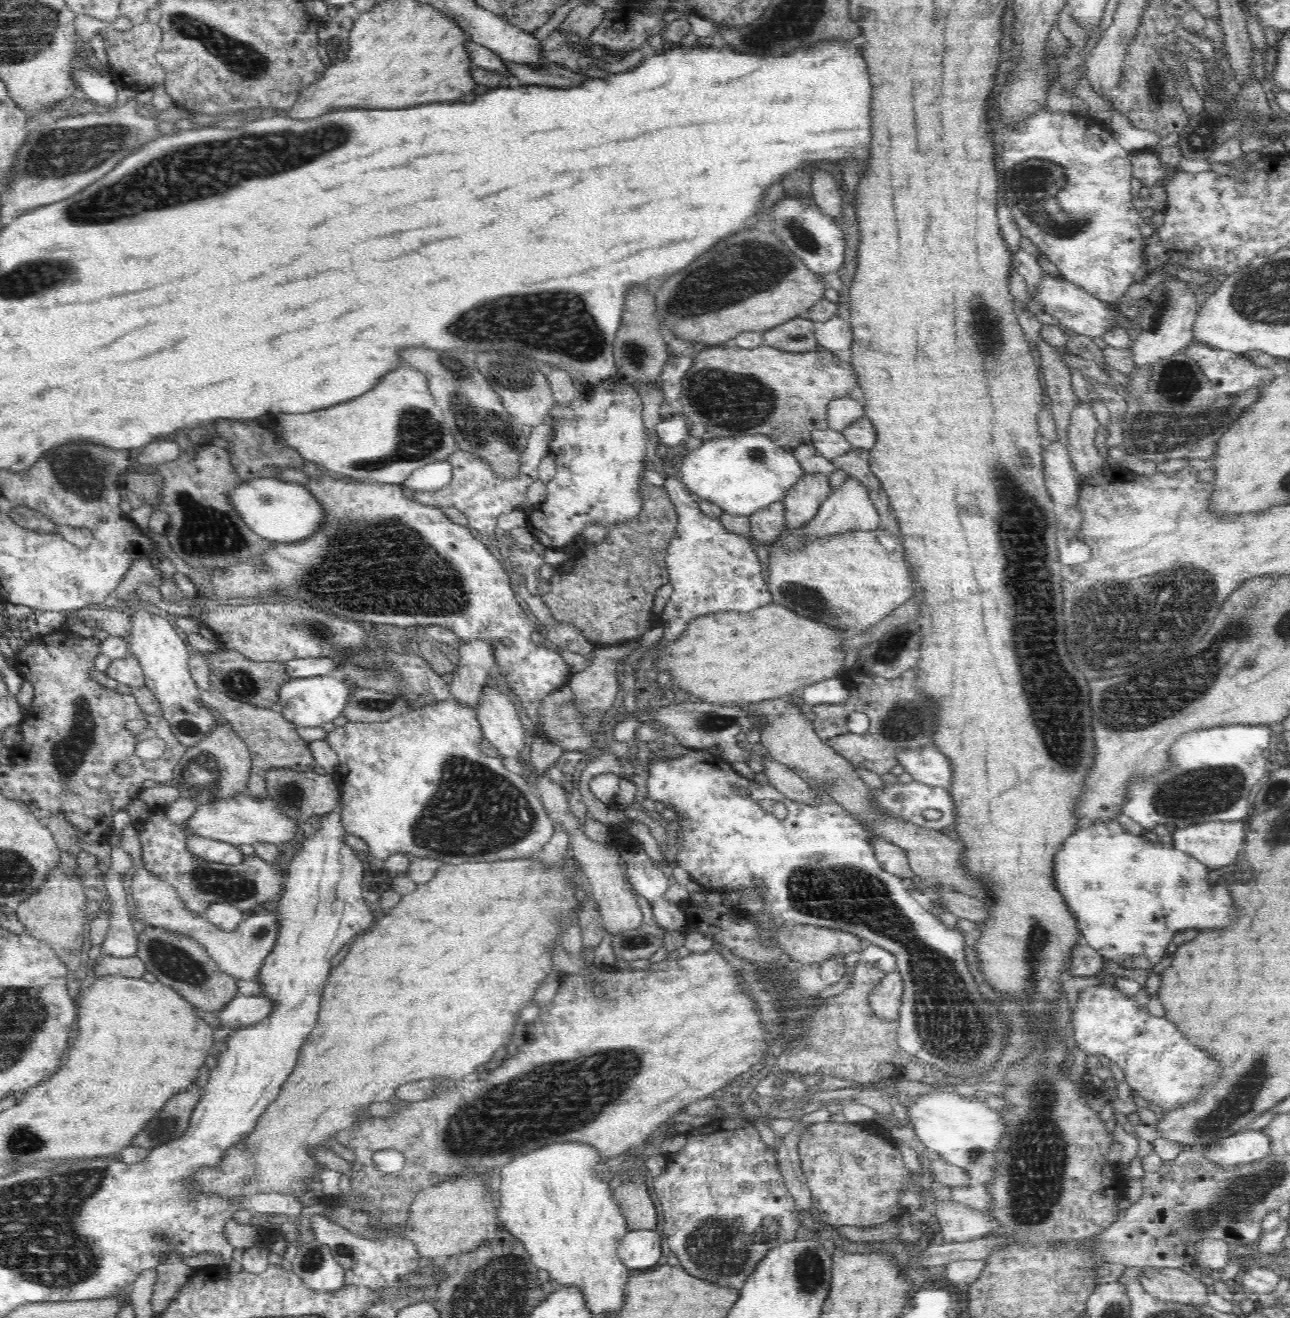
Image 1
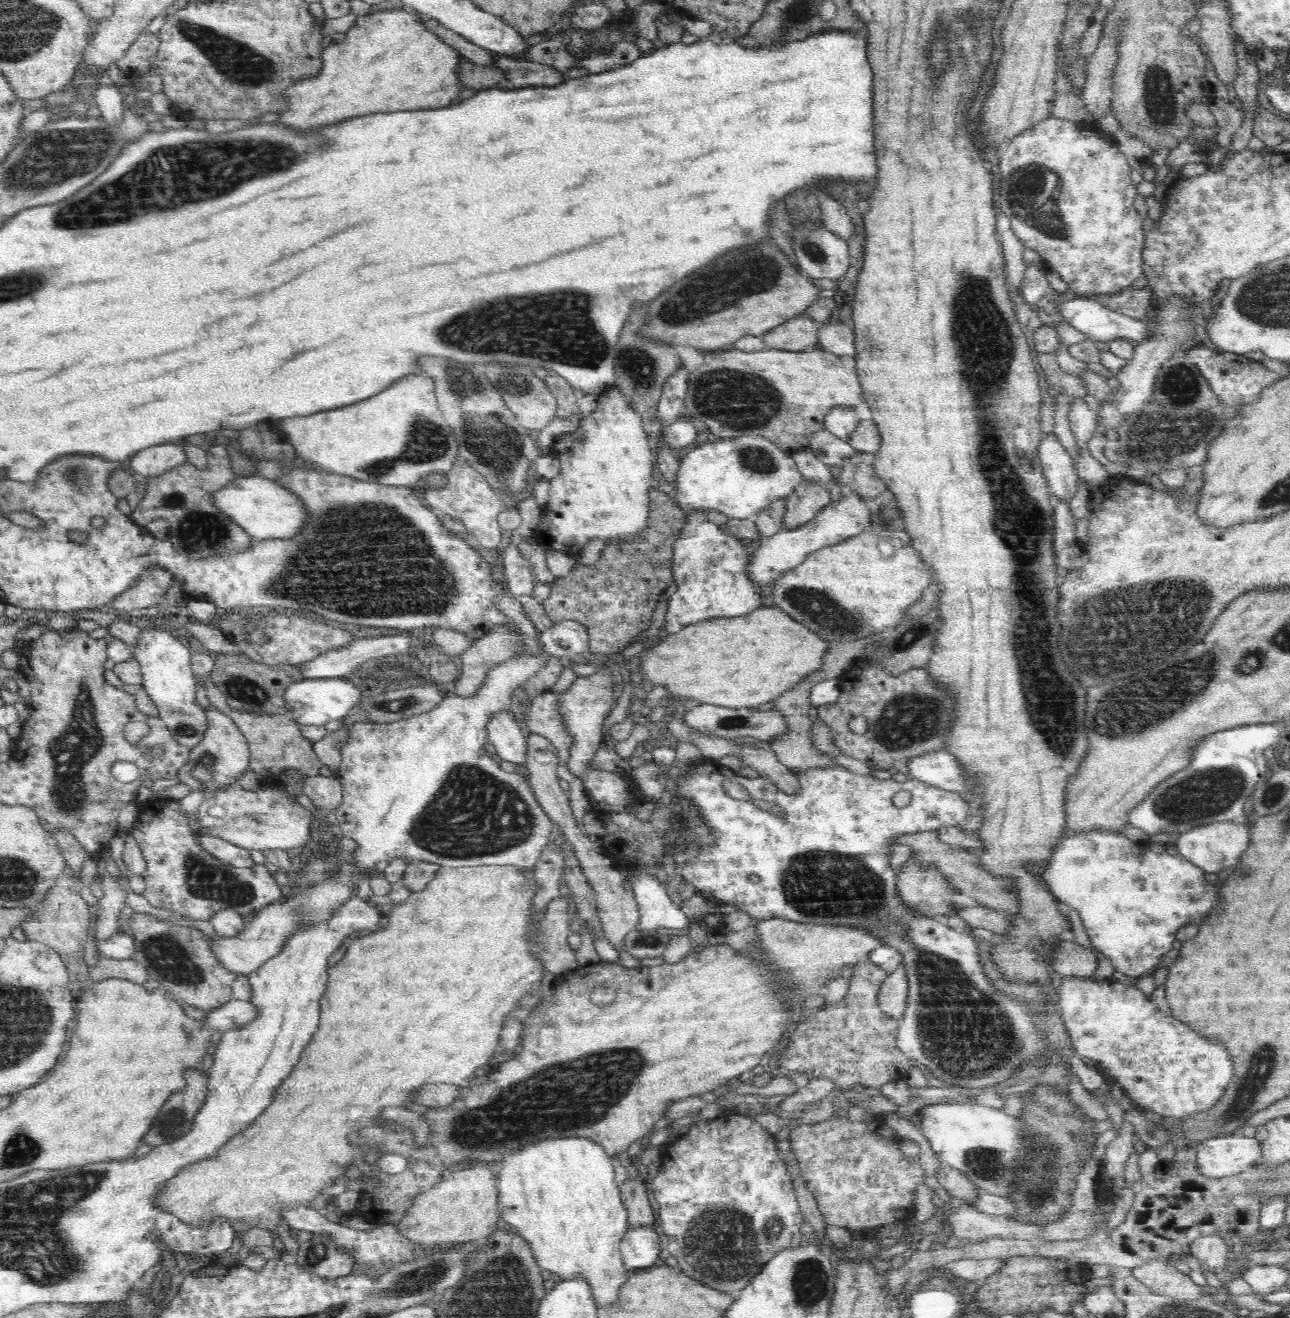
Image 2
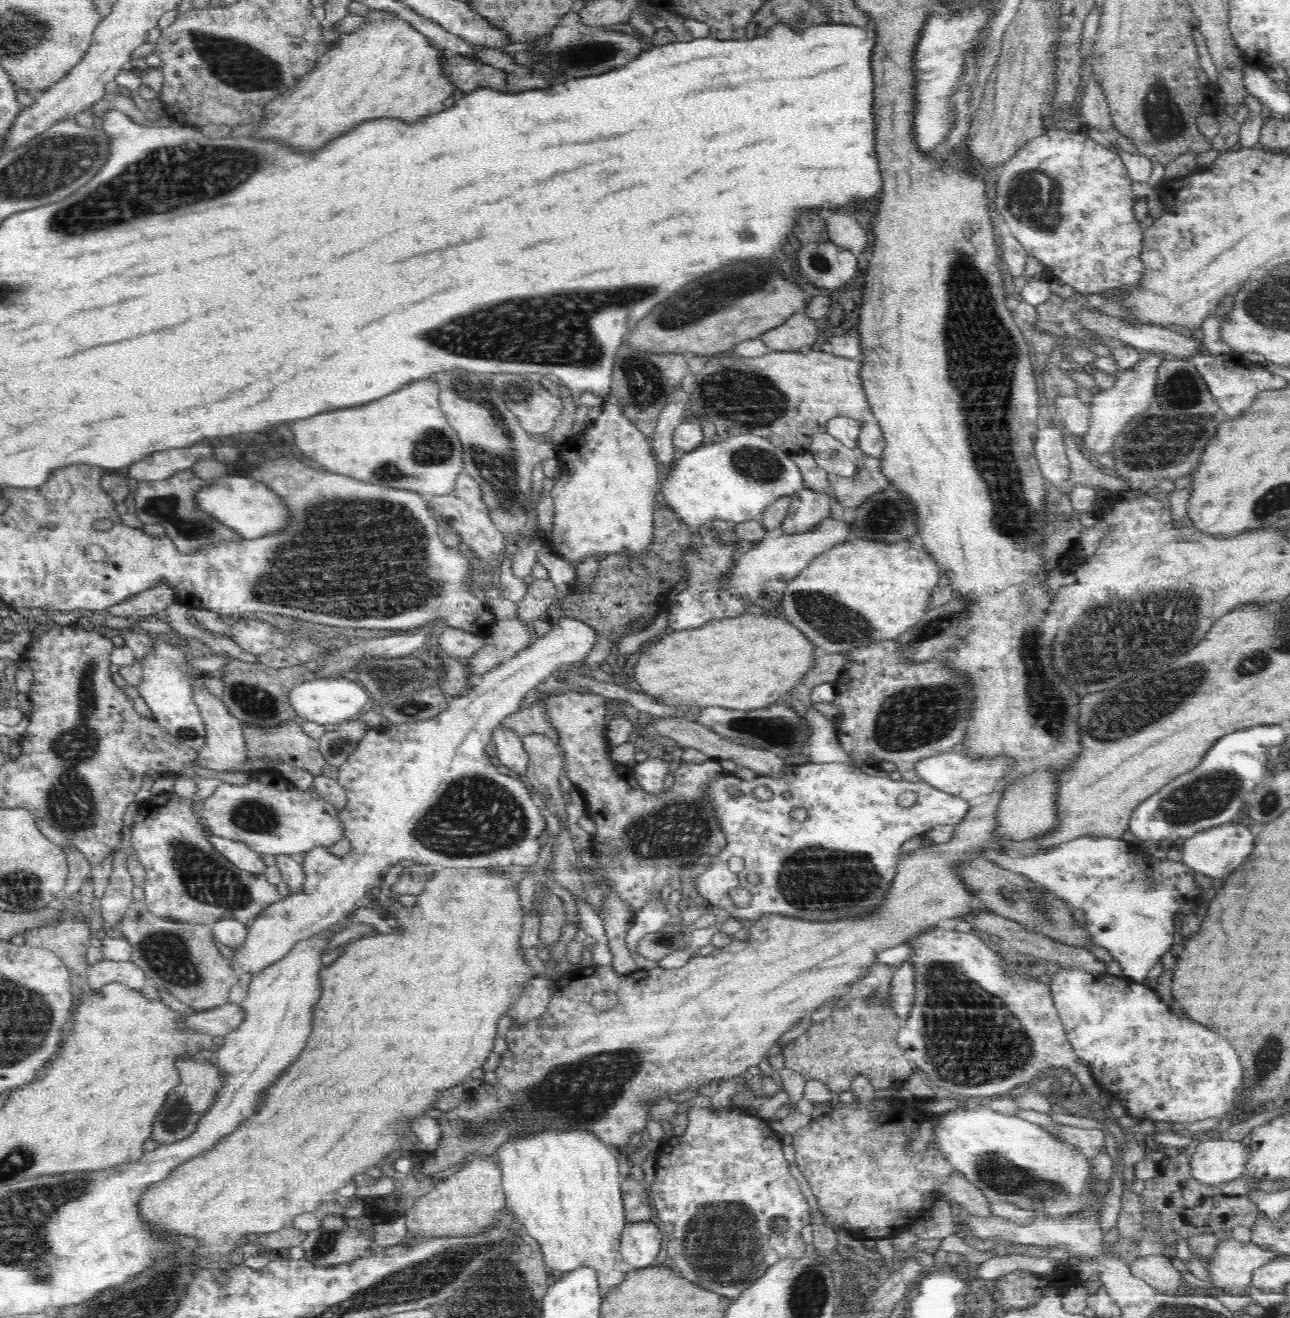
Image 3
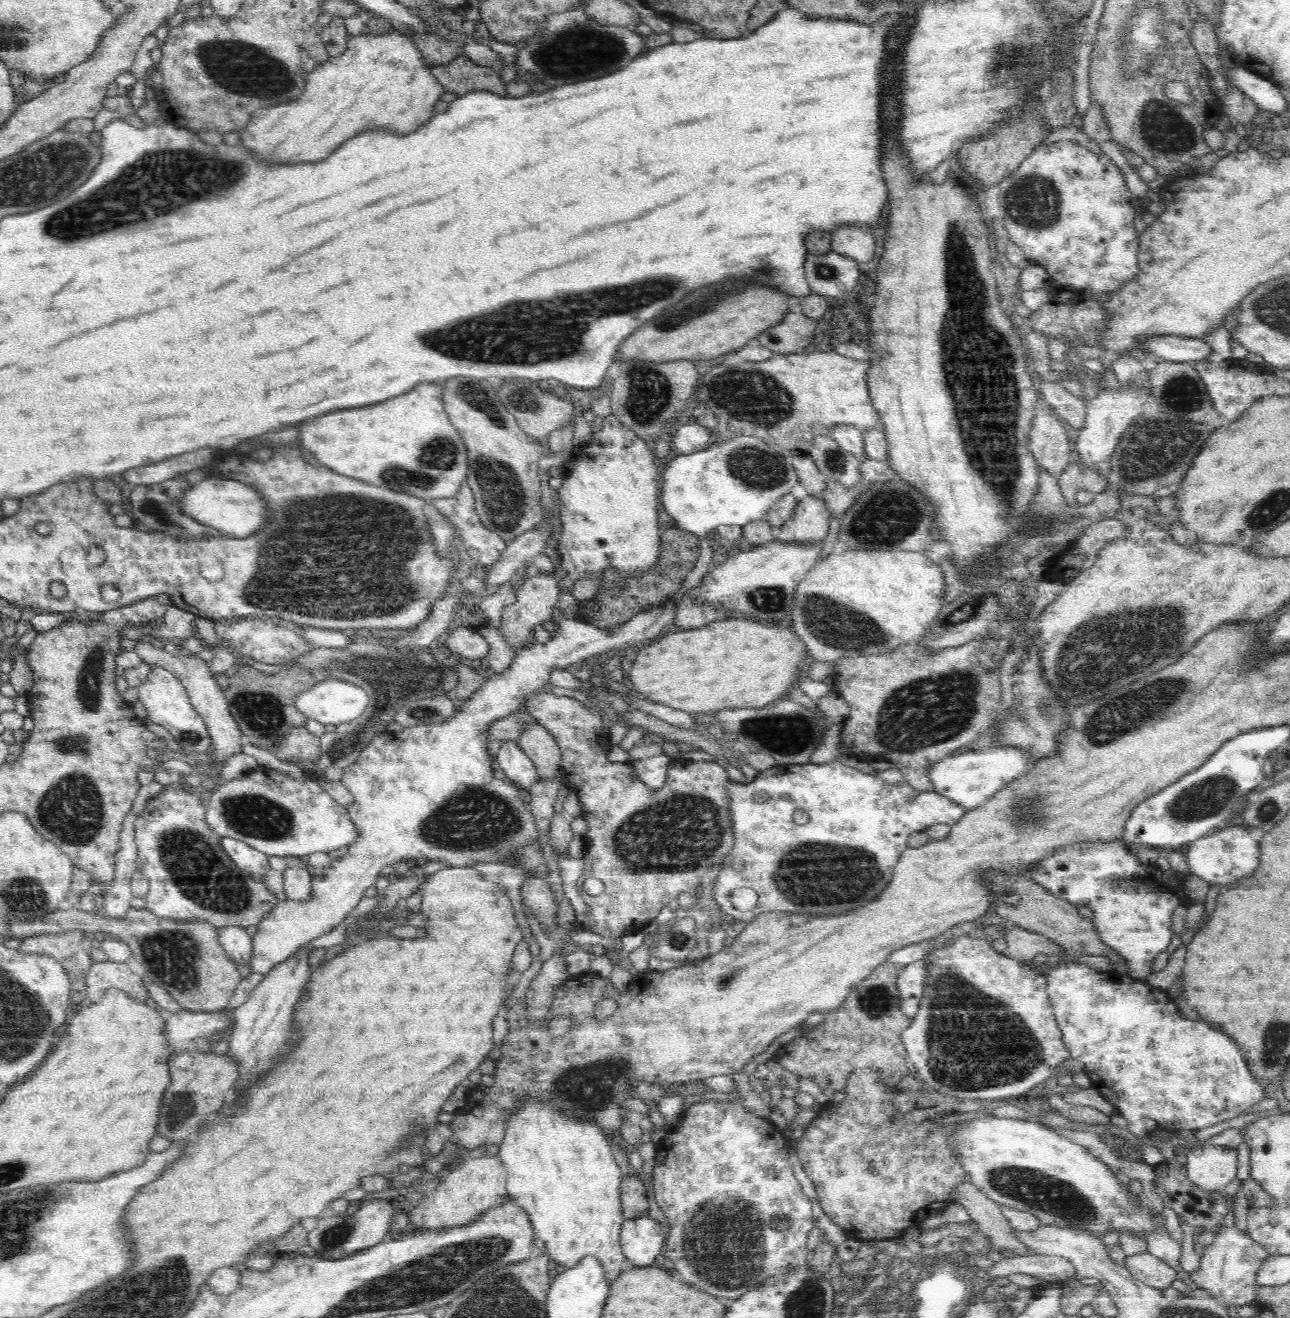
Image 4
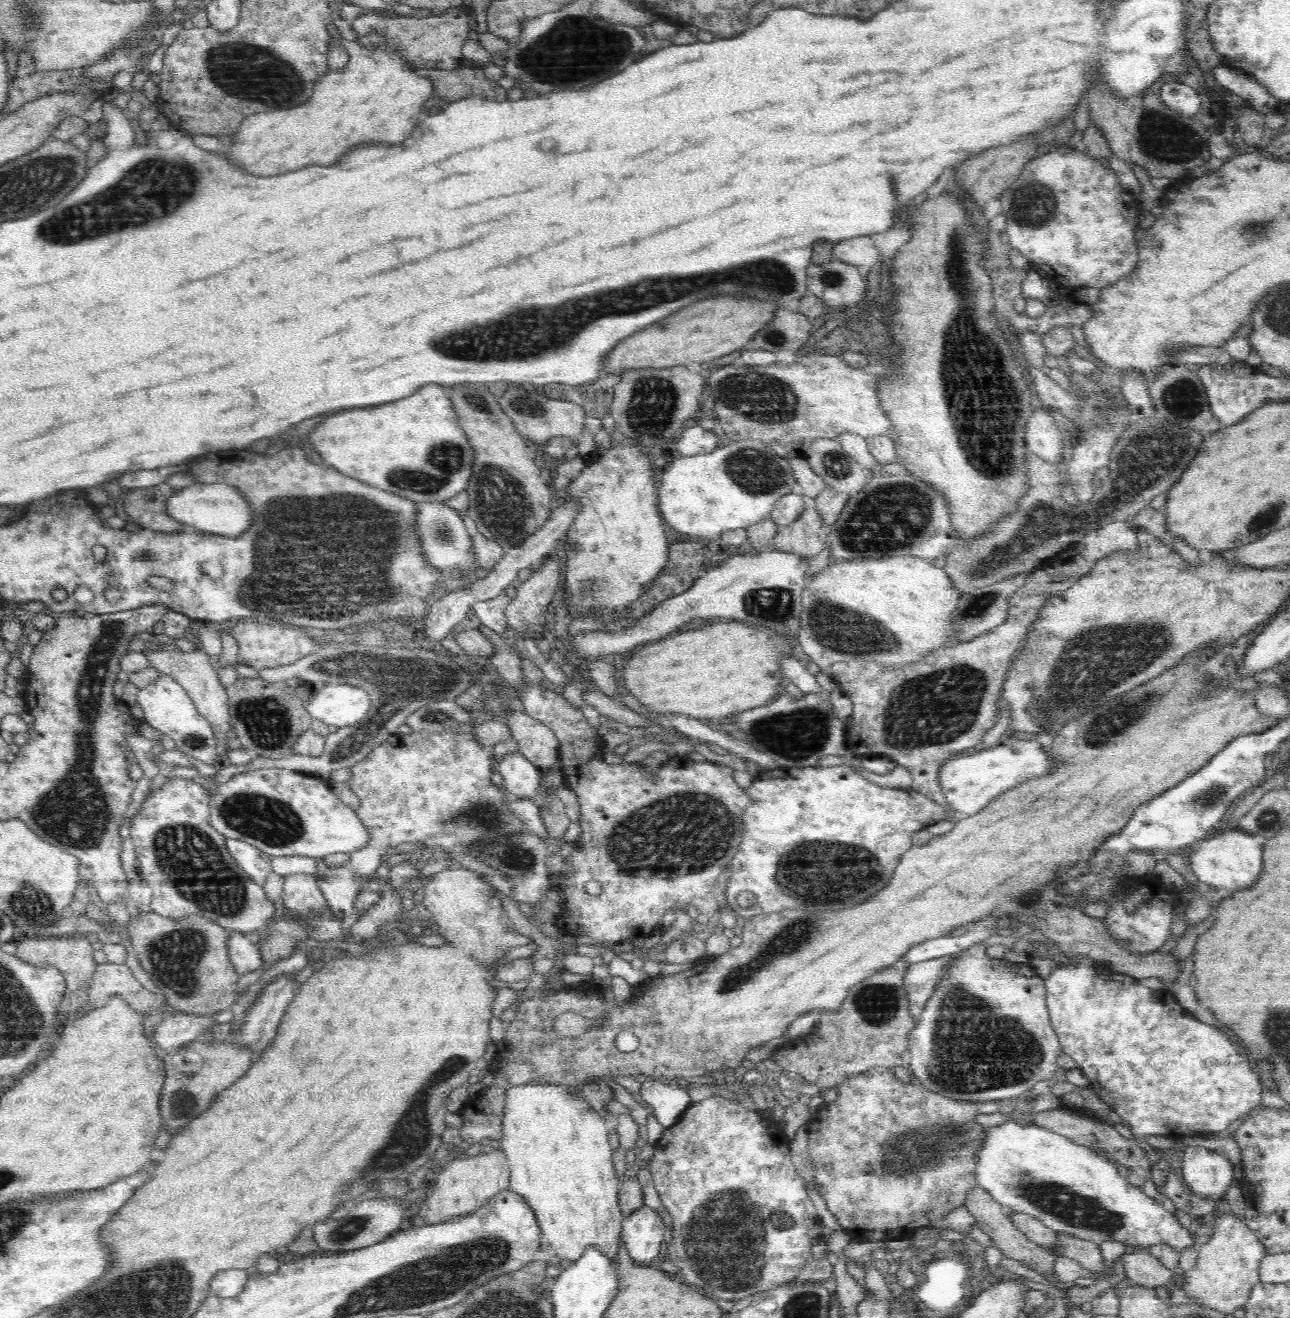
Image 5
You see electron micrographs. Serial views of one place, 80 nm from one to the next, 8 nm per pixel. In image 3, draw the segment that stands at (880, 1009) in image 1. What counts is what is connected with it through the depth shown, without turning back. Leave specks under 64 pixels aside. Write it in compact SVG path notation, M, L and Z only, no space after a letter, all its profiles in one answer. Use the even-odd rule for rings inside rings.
M906 962L897 968L894 974L890 990L891 1008L896 1012L900 1020L910 1017L916 998L916 974L913 964Z

